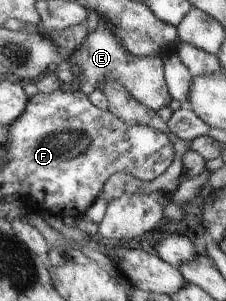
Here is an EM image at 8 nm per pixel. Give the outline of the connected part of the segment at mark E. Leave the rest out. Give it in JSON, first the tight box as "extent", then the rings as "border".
{"extent":[69,17,173,112],"border":[[[99,17],[99,23],[96,30],[83,42],[83,46],[77,48],[75,56],[69,64],[74,74],[74,82],[79,78],[78,68],[81,70],[81,84],[79,90],[84,92],[88,97],[93,96],[98,86],[105,79],[117,79],[123,83],[123,86],[131,93],[131,96],[144,104],[147,108],[157,112],[163,106],[169,106],[173,99],[169,92],[165,77],[164,64],[161,56],[158,54],[147,55],[145,57],[133,56],[118,41],[110,25]]]}

